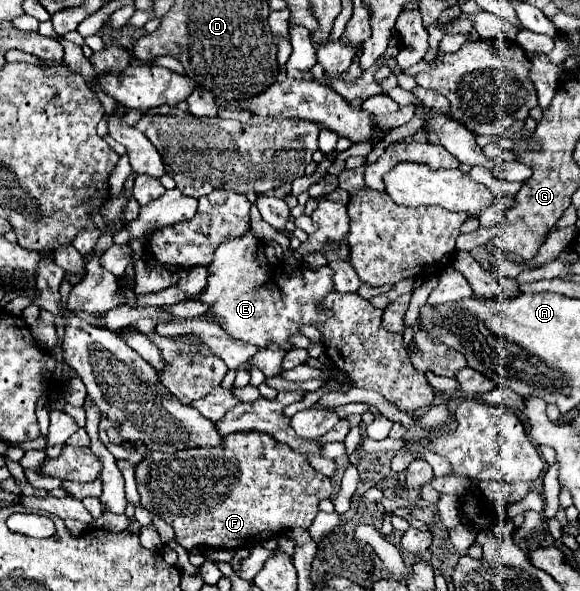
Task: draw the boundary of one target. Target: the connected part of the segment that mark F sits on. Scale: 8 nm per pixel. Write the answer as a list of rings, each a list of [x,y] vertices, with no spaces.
[[[259,431],[229,433],[219,447],[183,449],[177,453],[149,453],[135,469],[141,505],[165,519],[185,549],[207,545],[213,549],[251,549],[265,539],[273,539],[293,527],[309,527],[319,513],[319,501],[331,497],[329,477],[317,473],[289,445],[277,443],[271,435]]]

